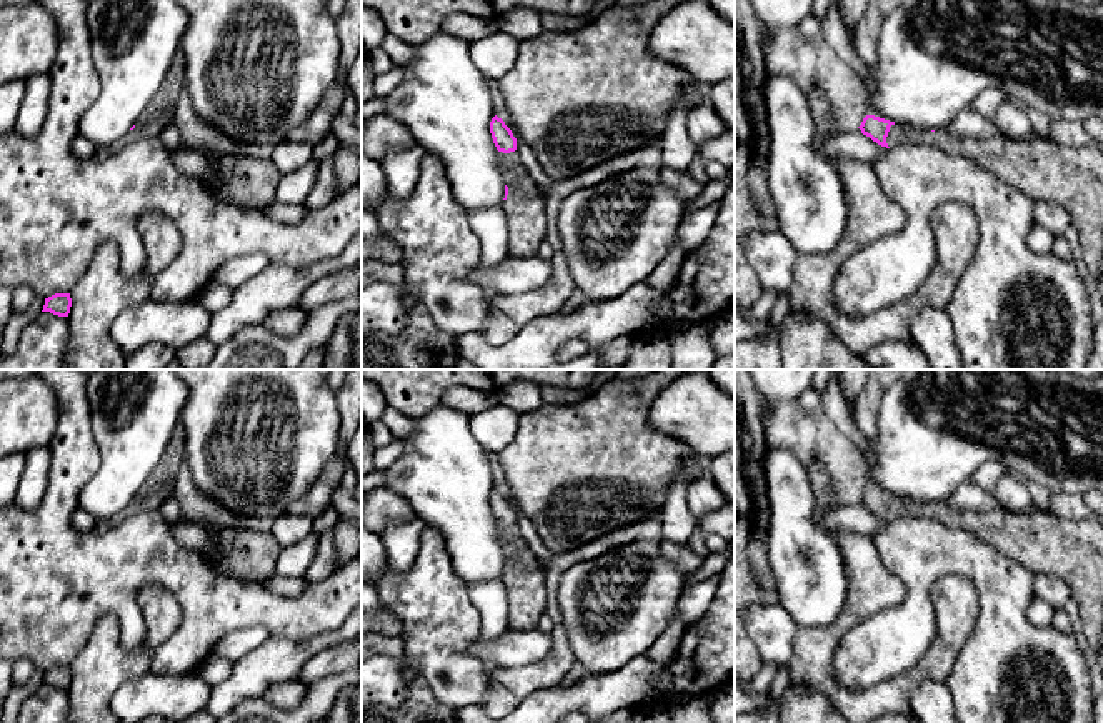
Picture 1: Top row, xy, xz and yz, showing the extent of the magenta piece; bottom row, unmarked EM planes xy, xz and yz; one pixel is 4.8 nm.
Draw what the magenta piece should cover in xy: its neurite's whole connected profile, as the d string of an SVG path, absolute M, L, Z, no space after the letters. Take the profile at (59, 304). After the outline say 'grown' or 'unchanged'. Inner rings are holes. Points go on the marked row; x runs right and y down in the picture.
M55 293L45 298L45 305L42 312L50 312L58 317L68 317L72 307L70 293Z; unchanged

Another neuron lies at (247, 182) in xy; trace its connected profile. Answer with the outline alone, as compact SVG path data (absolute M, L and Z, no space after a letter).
M207 155L205 158L212 172L198 182L217 200L262 213L275 200L275 190L283 173L272 158L250 155Z

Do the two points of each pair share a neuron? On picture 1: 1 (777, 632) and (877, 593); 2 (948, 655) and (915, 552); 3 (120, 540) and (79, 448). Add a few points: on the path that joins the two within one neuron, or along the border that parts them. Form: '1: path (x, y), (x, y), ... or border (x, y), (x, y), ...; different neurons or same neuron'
1: border (798, 628), (793, 638), (793, 657), (787, 665); different neurons
2: border (930, 645), (915, 663), (902, 672); different neurons
3: path (84, 550), (77, 550), (64, 537), (65, 485); same neuron

